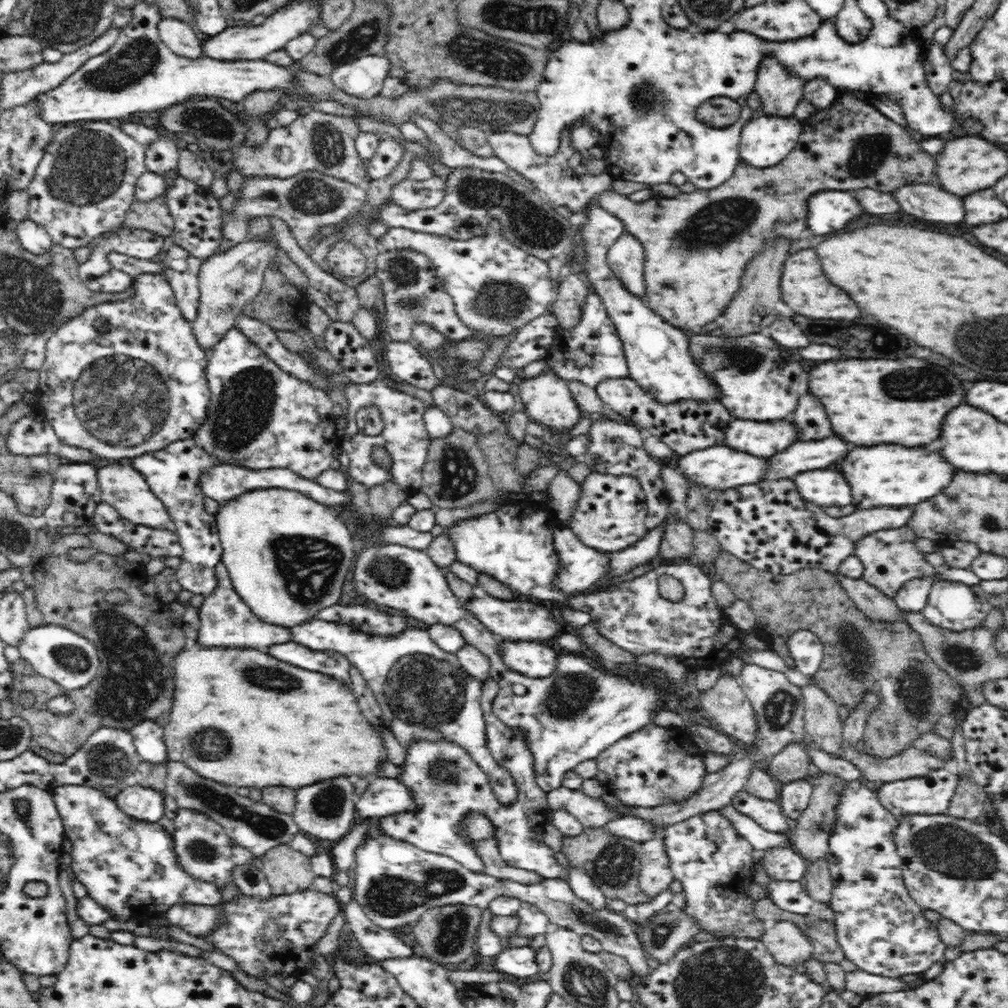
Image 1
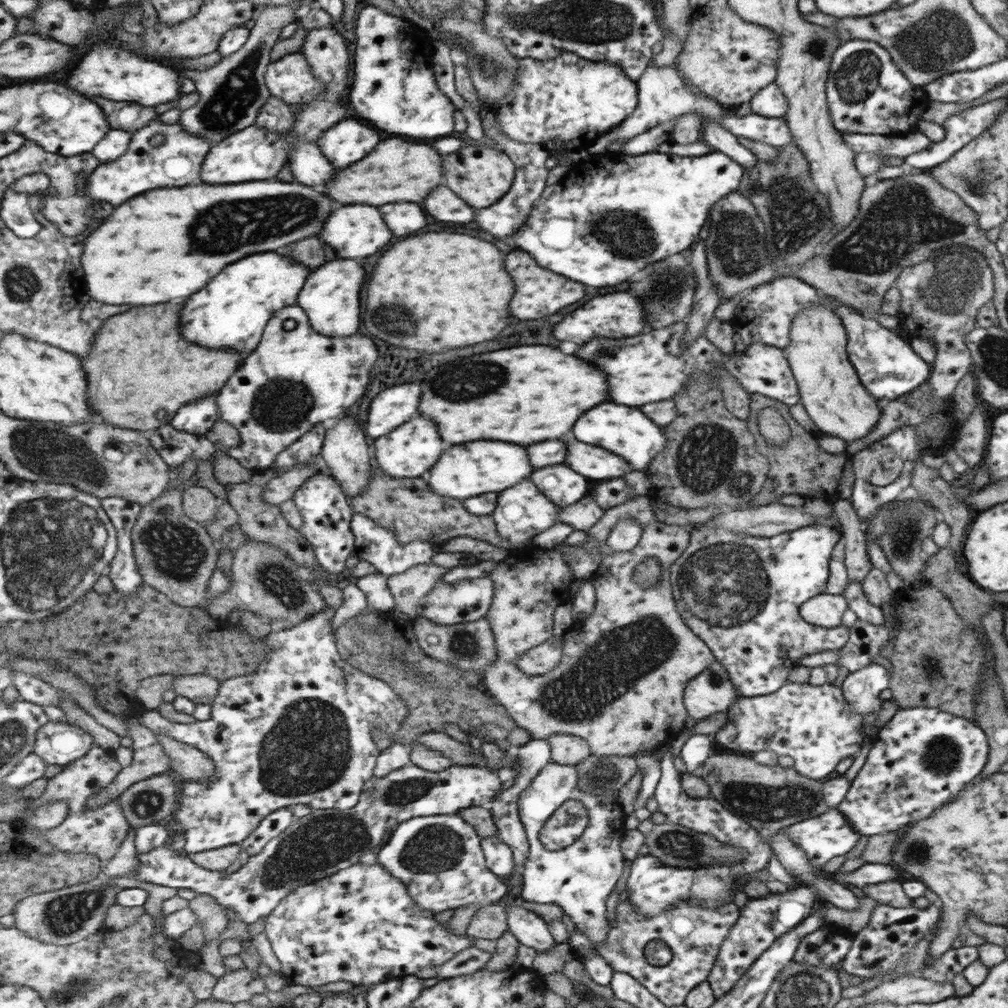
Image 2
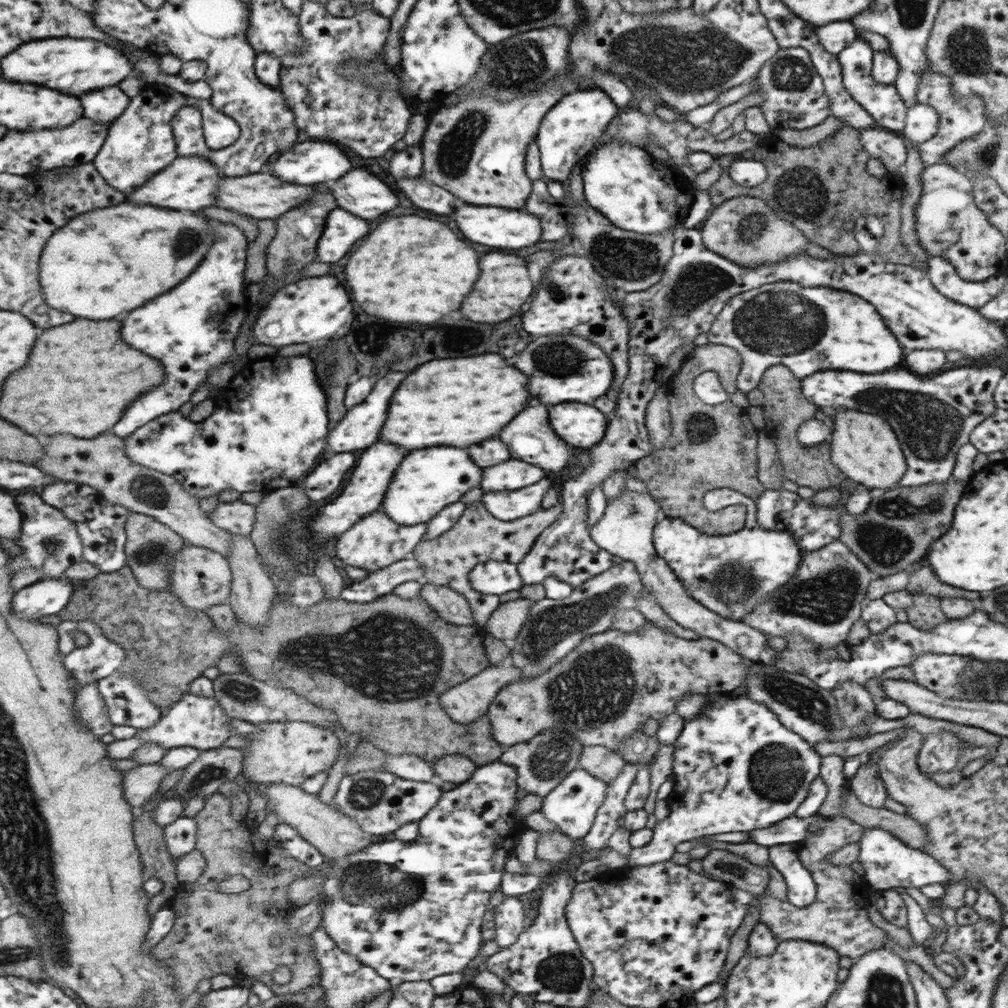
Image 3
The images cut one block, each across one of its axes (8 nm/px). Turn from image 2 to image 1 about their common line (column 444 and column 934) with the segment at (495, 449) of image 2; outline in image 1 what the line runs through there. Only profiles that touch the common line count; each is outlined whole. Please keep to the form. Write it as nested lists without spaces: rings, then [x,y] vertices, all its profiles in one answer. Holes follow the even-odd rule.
[[[896,444],[854,448],[848,452],[842,464],[842,474],[852,486],[852,506],[858,511],[884,506],[913,507],[940,494],[952,482],[954,472],[956,468],[940,460],[936,452]]]

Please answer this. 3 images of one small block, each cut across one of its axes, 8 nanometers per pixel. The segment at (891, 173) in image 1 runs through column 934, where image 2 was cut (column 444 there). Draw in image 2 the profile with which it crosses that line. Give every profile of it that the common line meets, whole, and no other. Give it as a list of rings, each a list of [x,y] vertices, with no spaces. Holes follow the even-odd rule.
[[[467,145],[447,154],[443,158],[443,172],[447,172],[445,186],[453,190],[459,198],[463,198],[473,208],[485,208],[489,204],[498,203],[513,186],[513,164],[506,154],[497,148]]]

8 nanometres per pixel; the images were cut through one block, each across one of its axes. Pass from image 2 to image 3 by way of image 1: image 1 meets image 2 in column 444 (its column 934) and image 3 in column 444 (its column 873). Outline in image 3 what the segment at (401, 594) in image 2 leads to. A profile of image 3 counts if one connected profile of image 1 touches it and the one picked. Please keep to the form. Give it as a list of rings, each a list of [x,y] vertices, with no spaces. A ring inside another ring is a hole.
[[[473,501],[467,504],[459,519],[449,530],[433,540],[423,539],[415,546],[409,557],[417,559],[421,567],[425,567],[423,570],[425,582],[447,586],[463,595],[471,607],[474,624],[483,628],[500,603],[499,595],[481,594],[473,590],[467,581],[467,574],[476,563],[488,560],[517,564],[519,560],[525,558],[526,552],[537,542],[539,534],[551,526],[559,514],[562,514],[562,506],[557,502],[551,508],[543,509],[539,506],[527,516],[502,521],[487,512],[480,501]]]

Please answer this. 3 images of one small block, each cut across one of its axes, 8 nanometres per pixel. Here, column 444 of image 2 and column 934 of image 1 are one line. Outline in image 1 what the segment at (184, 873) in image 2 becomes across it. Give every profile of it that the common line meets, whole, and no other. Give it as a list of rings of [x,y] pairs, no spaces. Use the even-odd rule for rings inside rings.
[[[944,767],[936,768],[924,776],[882,783],[877,792],[877,799],[897,818],[913,814],[947,814],[959,780],[958,774],[953,774]]]

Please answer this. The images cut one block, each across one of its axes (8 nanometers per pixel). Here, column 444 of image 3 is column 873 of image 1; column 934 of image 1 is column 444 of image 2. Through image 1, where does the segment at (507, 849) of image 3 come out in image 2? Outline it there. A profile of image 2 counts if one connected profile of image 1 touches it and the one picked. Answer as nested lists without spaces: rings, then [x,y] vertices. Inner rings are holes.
[[[357,862],[333,876],[297,888],[266,918],[265,934],[280,961],[284,980],[291,985],[312,987],[333,982],[374,985],[383,983],[383,976],[413,975],[425,966],[437,969],[459,951],[471,947],[472,938],[451,933],[446,923],[433,921],[434,915],[414,904],[406,885],[391,876],[381,864]]]

